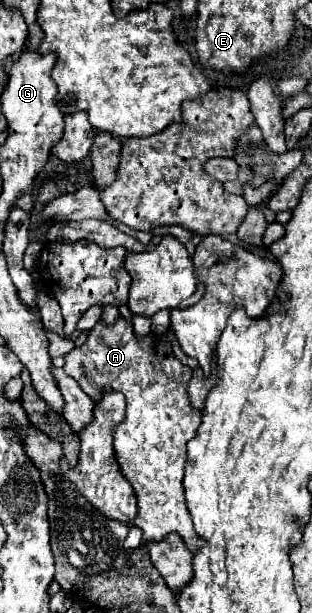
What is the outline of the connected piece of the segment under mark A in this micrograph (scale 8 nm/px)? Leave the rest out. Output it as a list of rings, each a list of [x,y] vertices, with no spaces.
[[[118,317],[118,321],[112,327],[106,327],[102,321],[98,321],[96,327],[88,333],[86,343],[82,347],[72,349],[68,355],[64,355],[64,359],[66,359],[64,371],[70,377],[74,377],[78,385],[94,401],[100,401],[102,391],[106,387],[112,391],[120,391],[126,397],[126,419],[116,429],[114,449],[116,449],[116,459],[120,463],[120,469],[130,479],[138,497],[138,513],[132,519],[132,525],[142,529],[142,545],[150,541],[162,541],[166,535],[176,533],[184,539],[188,551],[196,553],[202,547],[202,539],[196,535],[192,527],[192,519],[186,509],[184,487],[182,487],[182,475],[186,465],[186,443],[196,437],[196,431],[202,423],[202,413],[192,409],[188,397],[188,383],[192,377],[192,369],[182,365],[176,359],[166,335],[150,333],[148,337],[138,339],[134,335],[132,325],[122,317]]]

